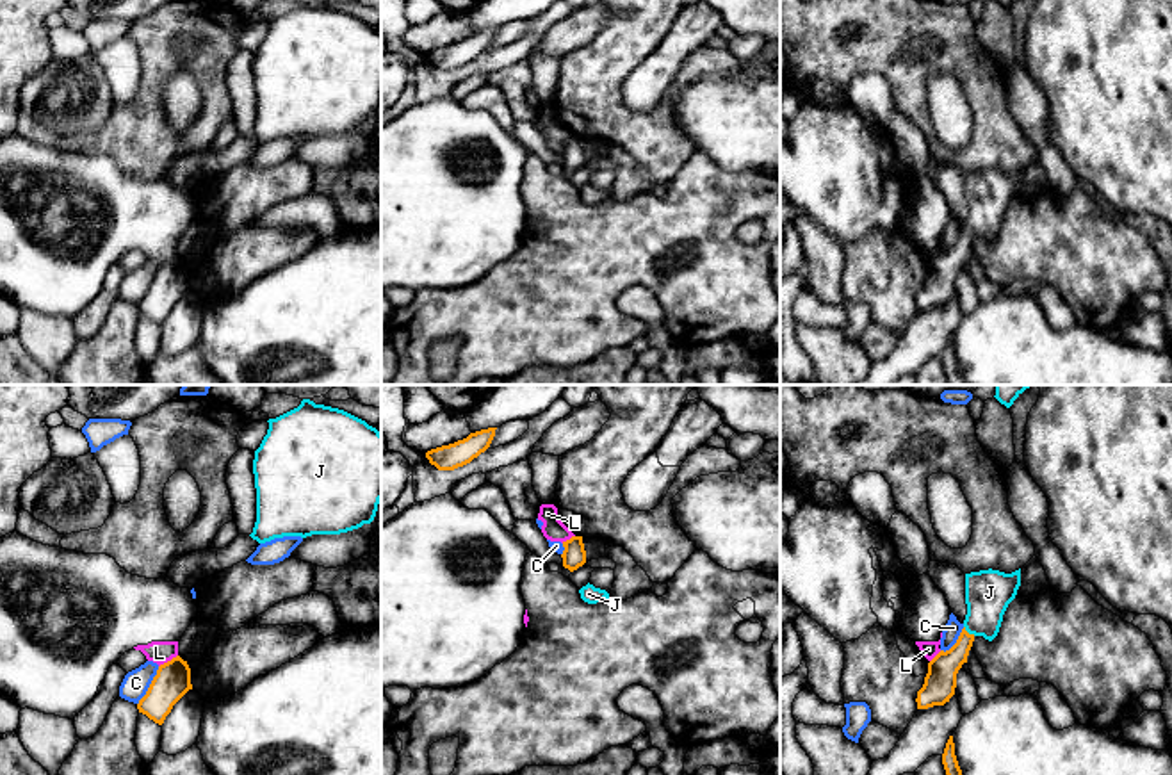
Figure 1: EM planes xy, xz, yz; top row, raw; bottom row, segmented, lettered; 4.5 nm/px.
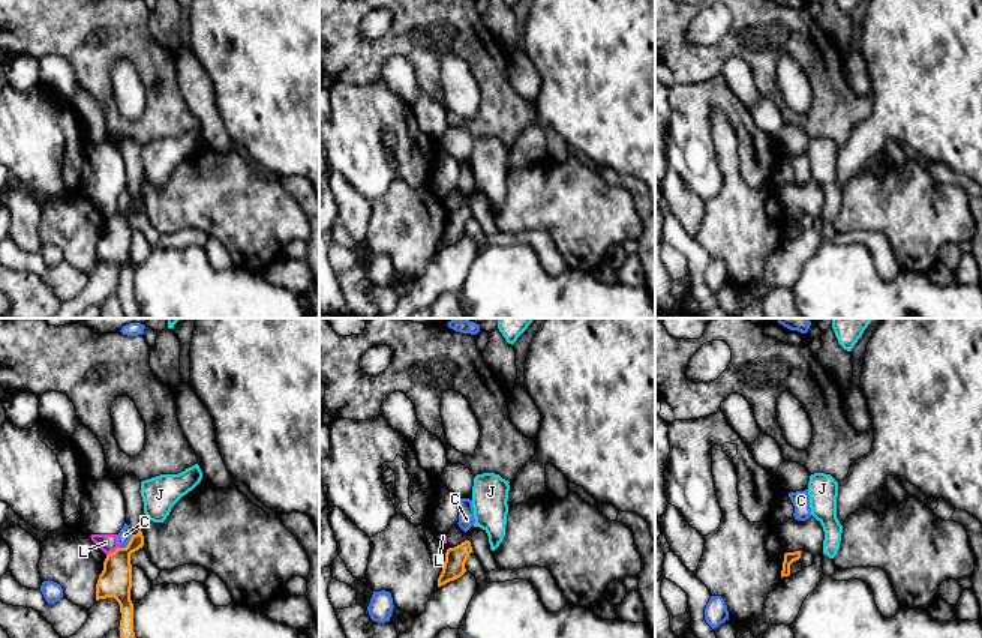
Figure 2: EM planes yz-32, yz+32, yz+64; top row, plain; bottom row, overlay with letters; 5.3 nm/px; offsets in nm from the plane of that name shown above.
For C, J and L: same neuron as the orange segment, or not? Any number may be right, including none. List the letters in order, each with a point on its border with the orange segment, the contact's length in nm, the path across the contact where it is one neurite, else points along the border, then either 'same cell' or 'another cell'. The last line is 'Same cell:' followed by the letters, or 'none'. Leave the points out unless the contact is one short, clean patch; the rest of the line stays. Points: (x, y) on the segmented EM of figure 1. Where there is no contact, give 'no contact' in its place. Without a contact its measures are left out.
C: xy (150, 686) | 200 nm | another cell
J: yz (968, 633) | 70 nm | across yz (941, 679), (968, 633), (984, 617), (989, 592) | same cell
L: xy (168, 661) | 110 nm | along xy (177, 654), (159, 667) | another cell
Same cell: J

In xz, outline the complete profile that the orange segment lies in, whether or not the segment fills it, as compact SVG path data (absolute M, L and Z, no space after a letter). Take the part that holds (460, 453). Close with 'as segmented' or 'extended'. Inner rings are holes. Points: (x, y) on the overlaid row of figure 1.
M497 428L481 429L454 444L431 449L426 453L426 458L438 470L454 470L463 467L490 447L495 429Z; as segmented

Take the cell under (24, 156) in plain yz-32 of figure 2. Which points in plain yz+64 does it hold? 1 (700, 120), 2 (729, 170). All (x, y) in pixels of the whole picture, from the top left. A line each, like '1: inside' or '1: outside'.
1: inside
2: outside

